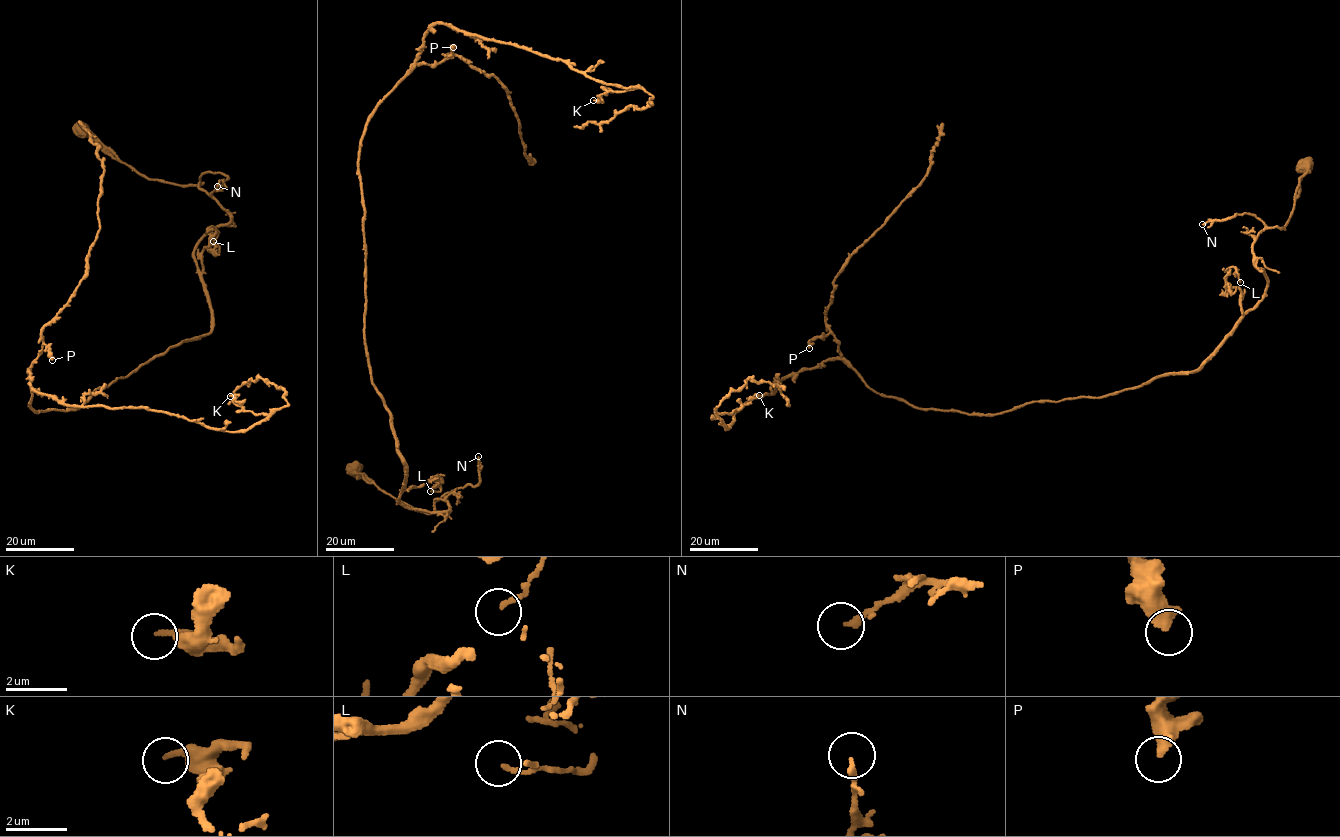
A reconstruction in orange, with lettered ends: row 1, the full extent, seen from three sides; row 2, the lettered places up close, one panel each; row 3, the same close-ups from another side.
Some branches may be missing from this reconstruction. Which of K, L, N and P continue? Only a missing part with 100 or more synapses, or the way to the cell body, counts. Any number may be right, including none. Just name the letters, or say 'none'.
none

